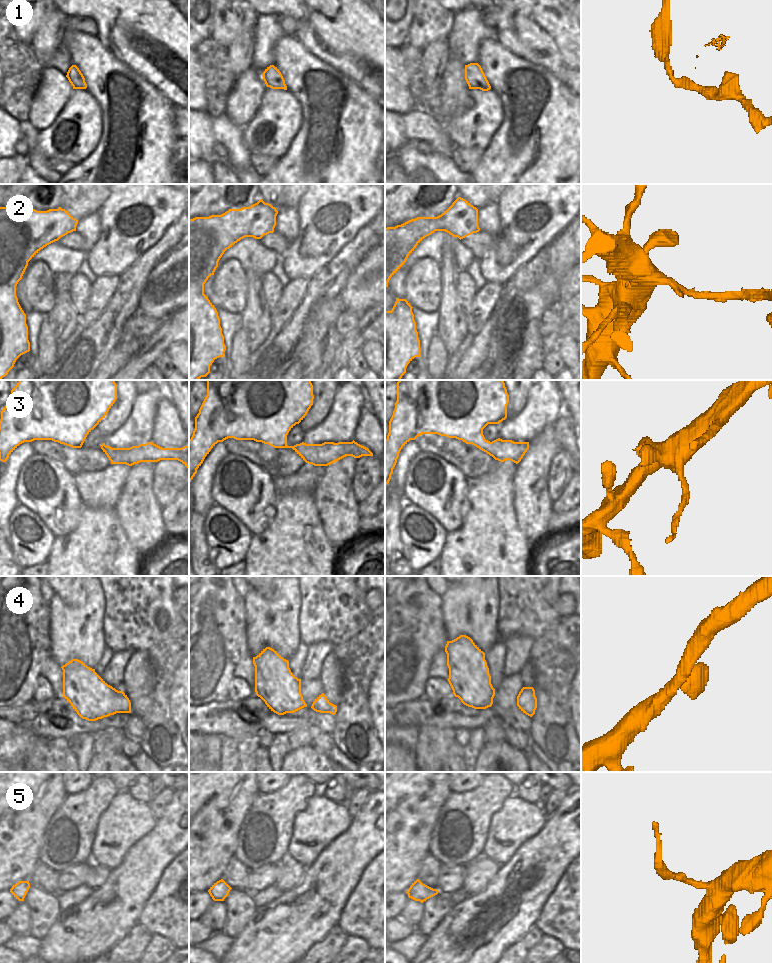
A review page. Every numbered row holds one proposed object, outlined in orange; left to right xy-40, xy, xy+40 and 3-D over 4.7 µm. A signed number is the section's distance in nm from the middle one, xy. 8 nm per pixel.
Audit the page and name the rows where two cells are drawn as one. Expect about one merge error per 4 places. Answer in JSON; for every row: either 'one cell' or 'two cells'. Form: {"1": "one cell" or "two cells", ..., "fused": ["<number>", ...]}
{"1": "one cell", "2": "two cells", "3": "one cell", "4": "one cell", "5": "two cells", "fused": ["2", "5"]}

